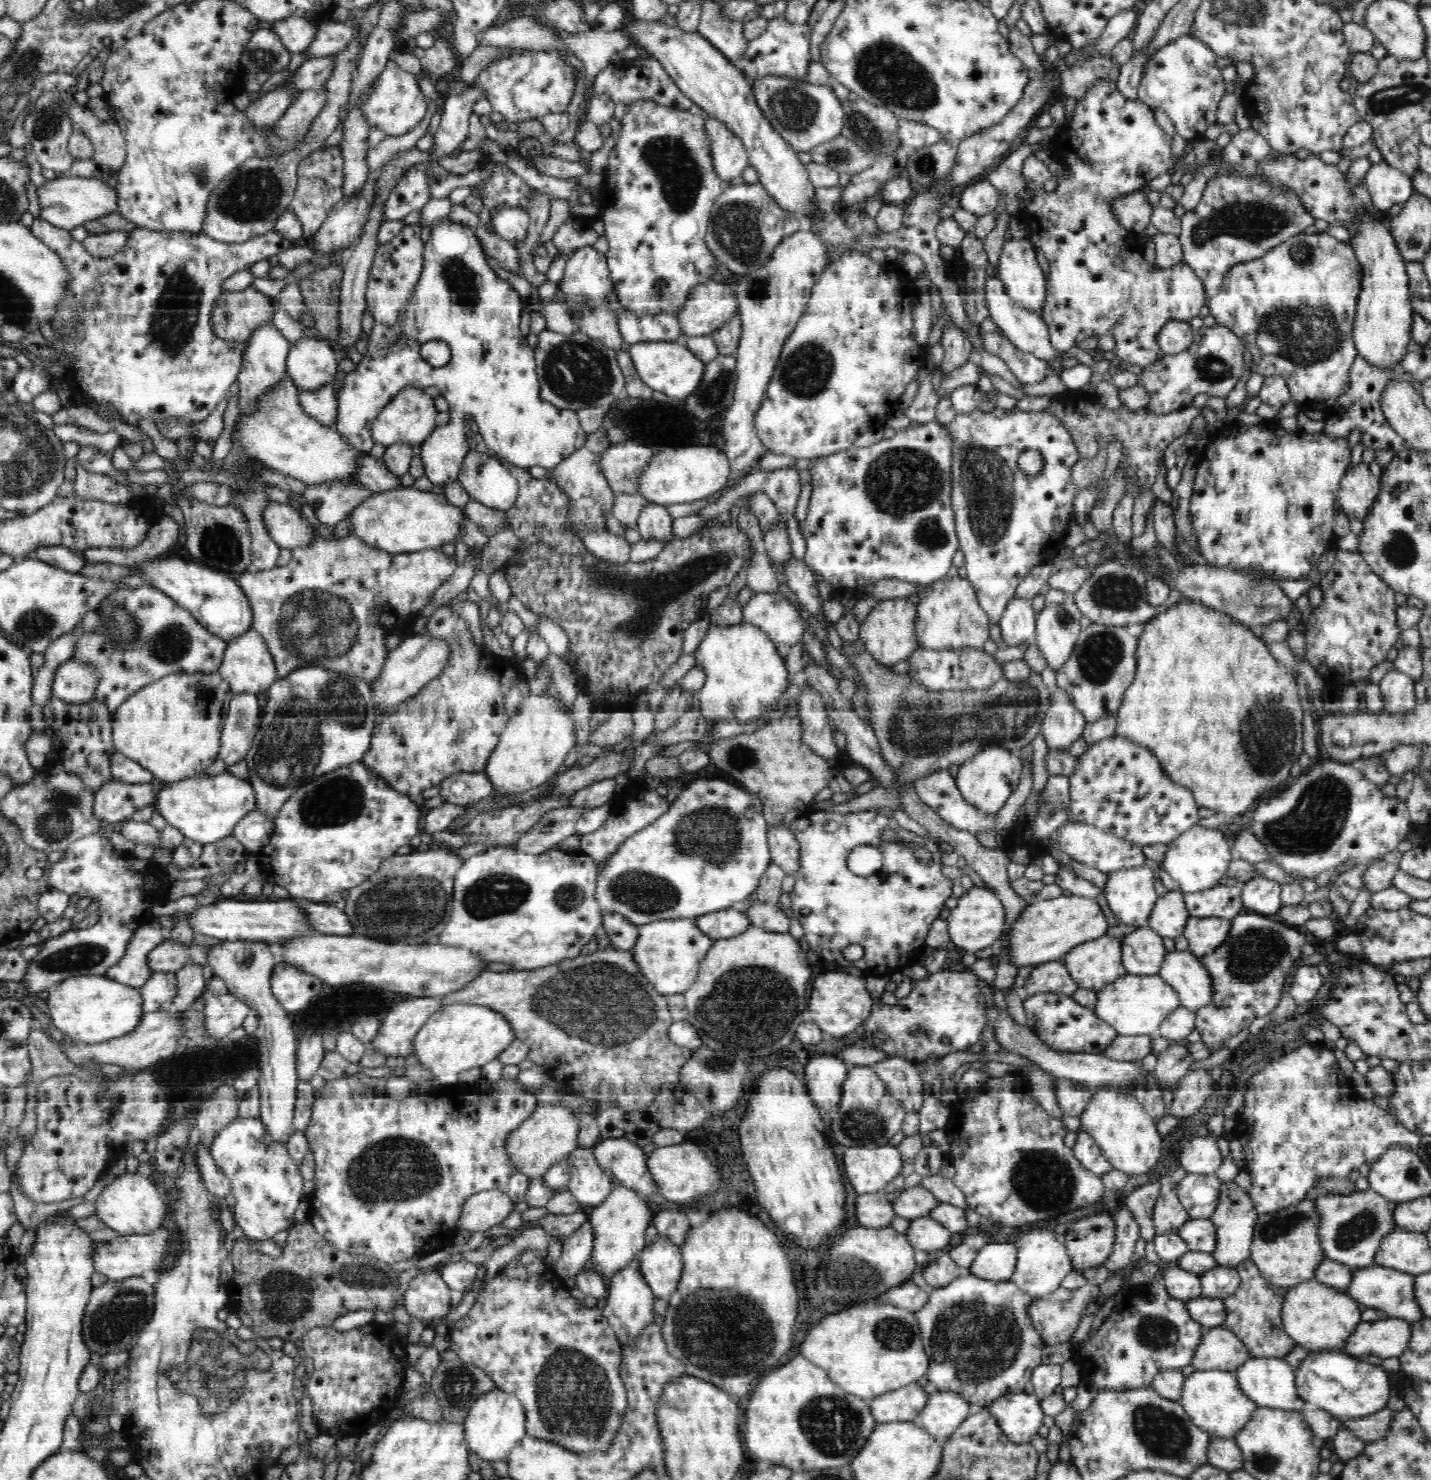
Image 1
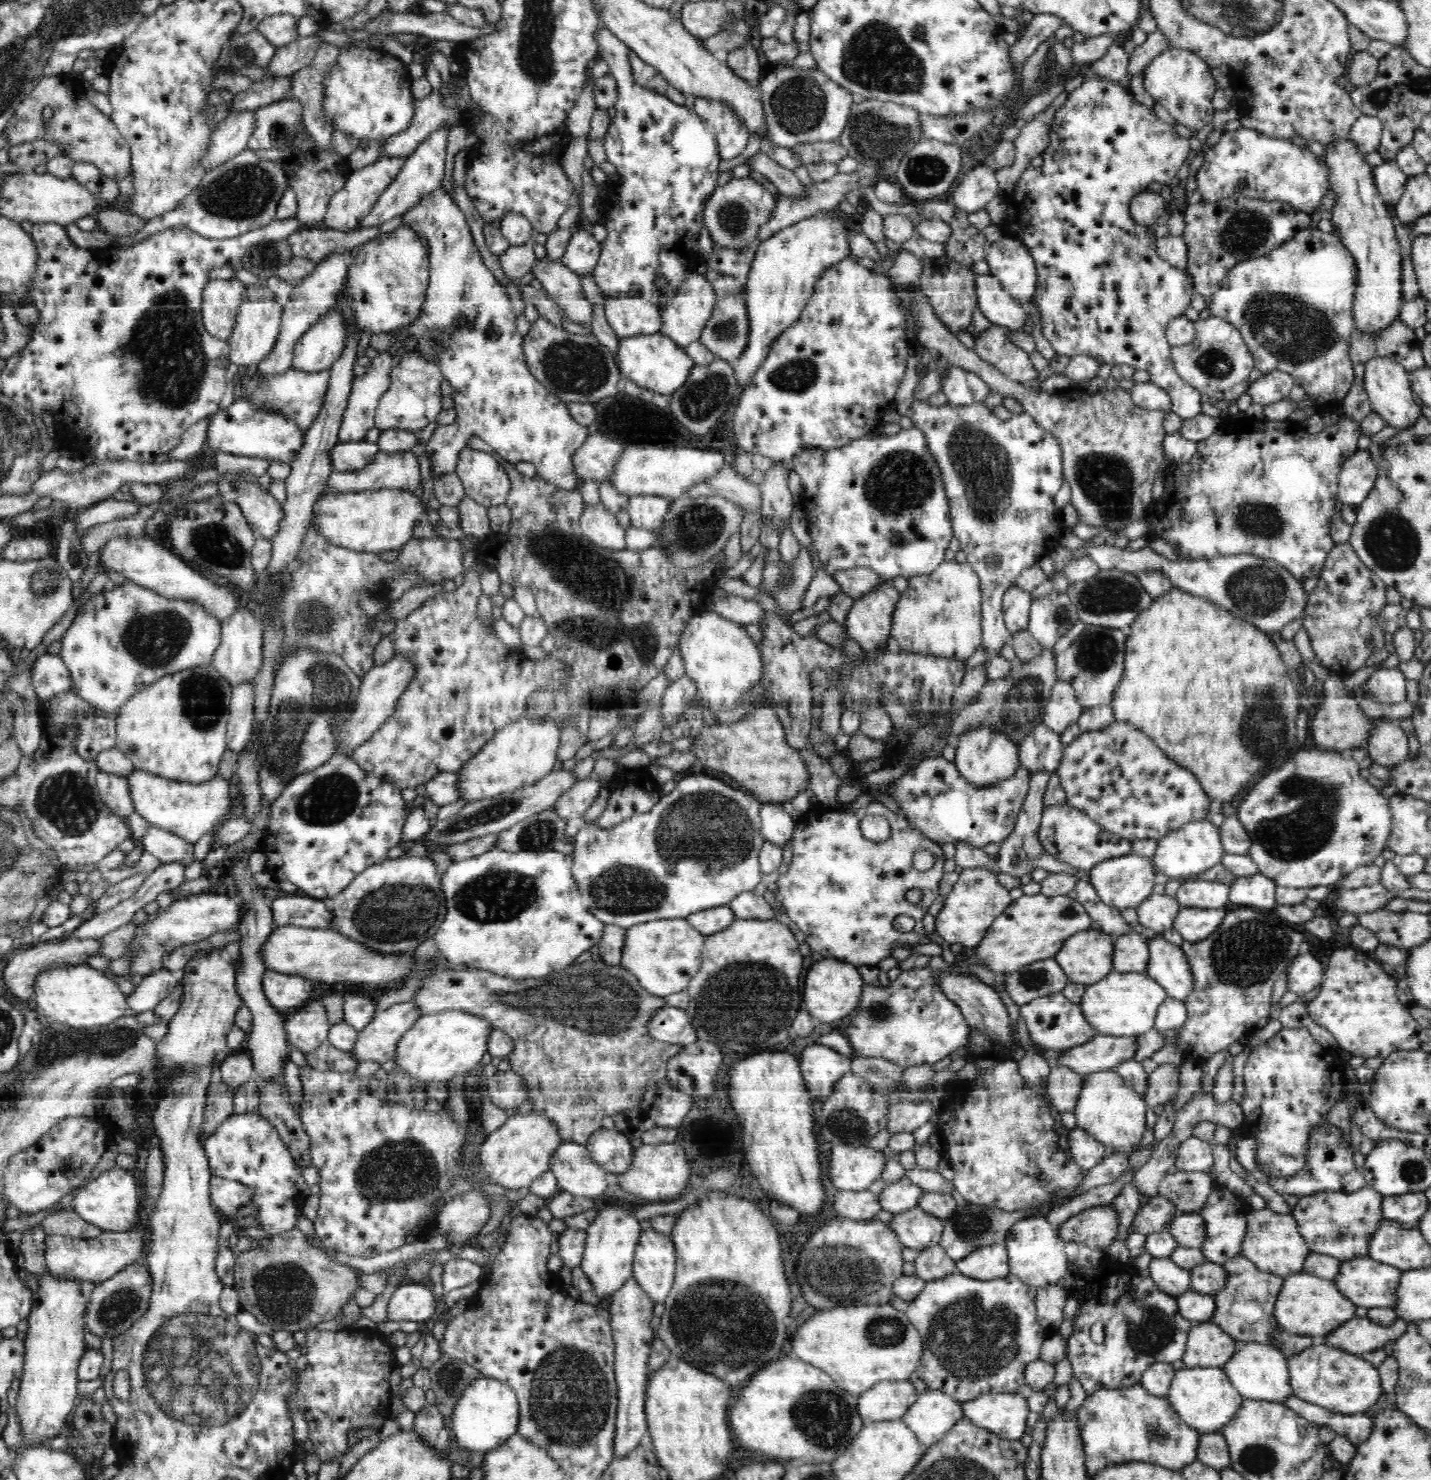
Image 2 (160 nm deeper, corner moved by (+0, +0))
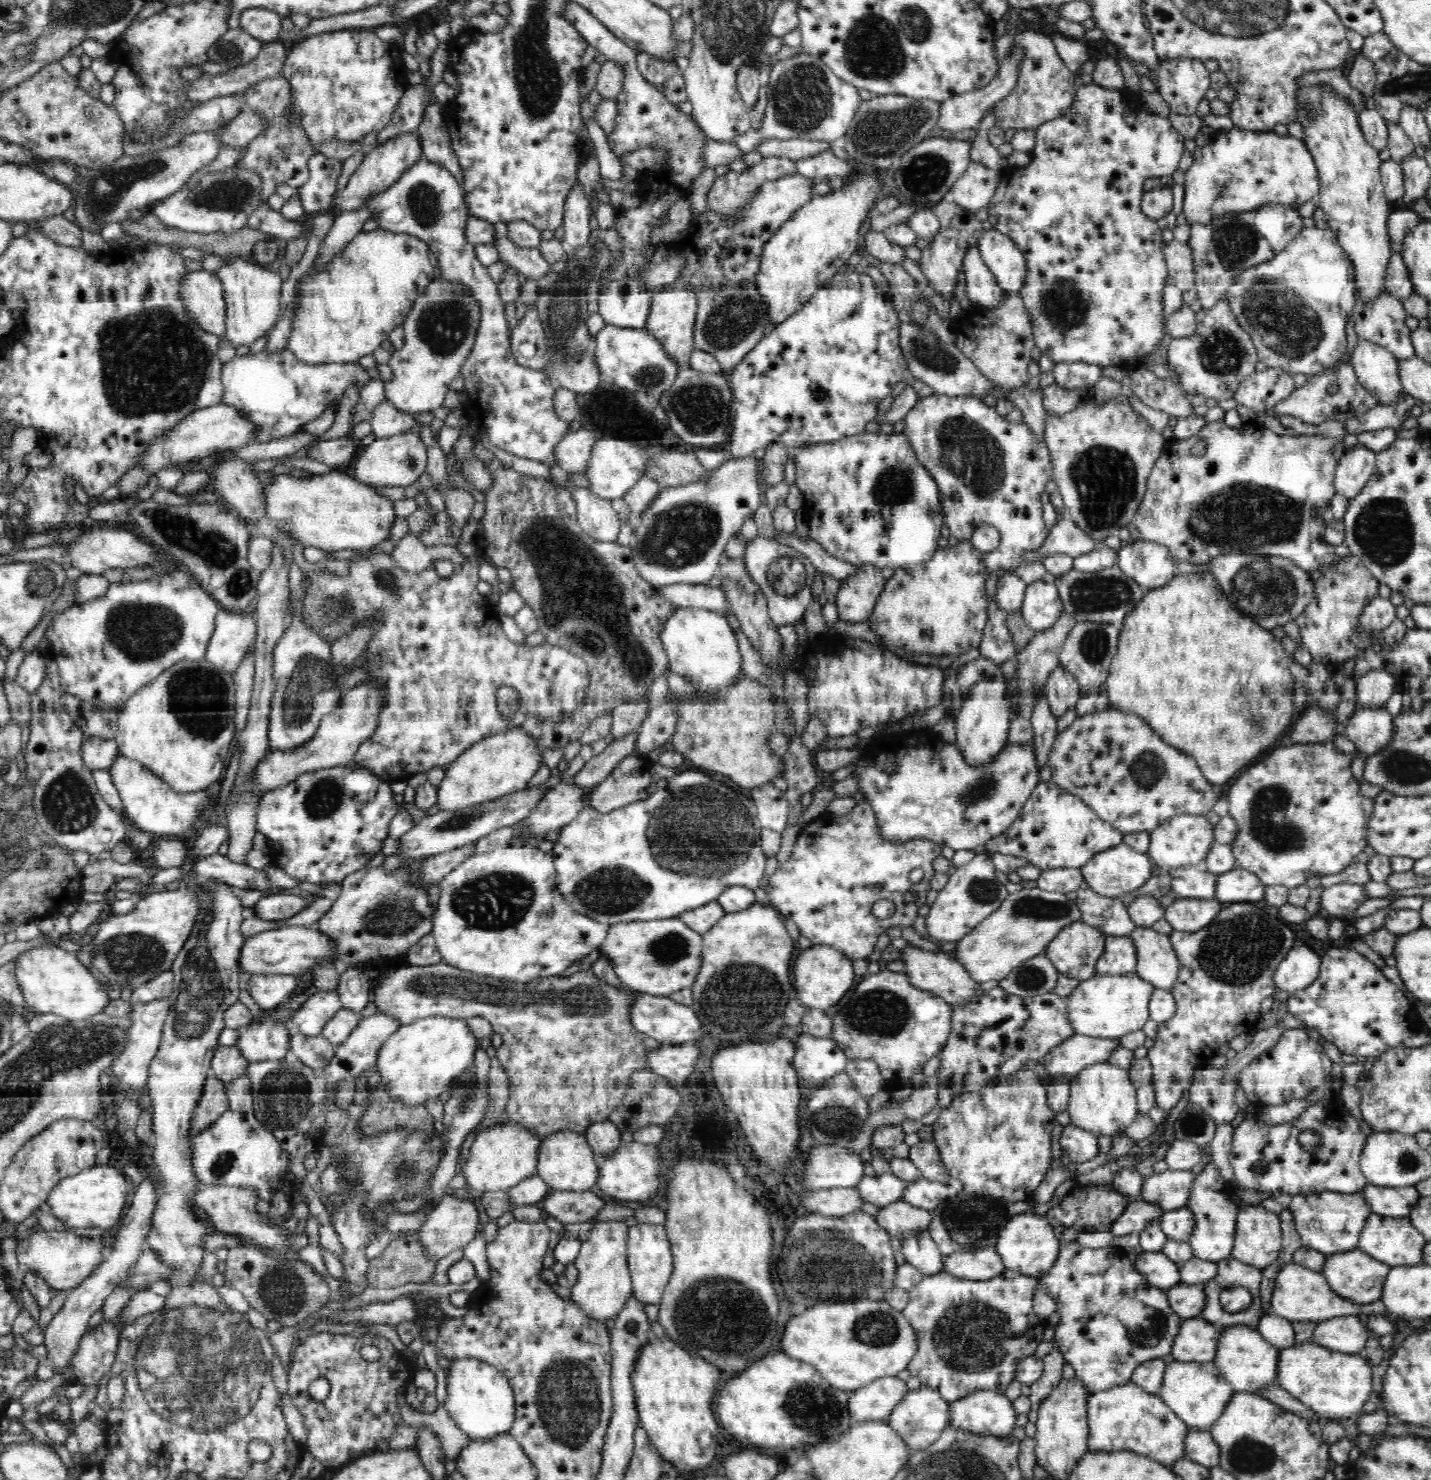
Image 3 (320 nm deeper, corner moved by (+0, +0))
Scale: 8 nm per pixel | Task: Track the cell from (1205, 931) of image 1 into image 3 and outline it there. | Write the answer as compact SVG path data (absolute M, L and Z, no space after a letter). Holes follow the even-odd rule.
M1214 899L1176 900L1166 908L1165 919L1173 930L1194 932L1209 925L1225 904Z

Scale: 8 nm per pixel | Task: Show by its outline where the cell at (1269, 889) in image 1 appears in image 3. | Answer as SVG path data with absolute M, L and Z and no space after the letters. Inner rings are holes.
M1243 868L1218 875L1215 899L1227 905L1231 903L1263 903L1266 896L1266 884L1259 876Z

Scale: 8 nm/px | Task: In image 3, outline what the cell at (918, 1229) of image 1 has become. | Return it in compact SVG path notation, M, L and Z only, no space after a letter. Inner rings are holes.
M904 1200L880 1208L875 1218L880 1228L884 1228L891 1237L896 1236L900 1240L914 1232L927 1231L932 1222L930 1211L915 1208Z

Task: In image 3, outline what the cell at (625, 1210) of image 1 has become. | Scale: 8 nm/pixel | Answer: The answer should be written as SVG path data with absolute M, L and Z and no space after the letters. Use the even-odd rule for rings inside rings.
M624 1221L598 1222L589 1230L588 1238L581 1245L580 1253L575 1261L578 1278L571 1288L570 1300L582 1305L589 1316L605 1323L617 1318L624 1308L625 1301L633 1294L632 1279L628 1268L627 1238L628 1231Z

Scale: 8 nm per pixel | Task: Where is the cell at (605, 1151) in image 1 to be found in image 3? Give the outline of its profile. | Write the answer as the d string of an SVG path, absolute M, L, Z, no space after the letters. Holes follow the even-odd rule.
M608 1120L591 1124L584 1133L590 1148L599 1158L613 1155L622 1144L620 1129Z

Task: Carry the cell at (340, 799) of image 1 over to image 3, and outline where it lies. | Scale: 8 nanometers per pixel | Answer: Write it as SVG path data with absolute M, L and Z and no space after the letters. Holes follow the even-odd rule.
M355 763L348 765L341 765L335 768L320 768L313 772L302 773L296 780L290 781L289 784L282 785L279 788L266 792L261 796L256 809L256 828L258 832L262 832L269 841L270 851L267 853L269 864L271 866L280 867L286 874L299 879L300 881L308 881L314 884L319 884L322 881L331 881L333 883L341 883L345 876L363 869L366 863L377 854L380 854L382 848L382 840L388 838L388 822L394 818L394 814L398 812L397 802L394 802L394 794L390 790L390 786L386 782L378 779L372 772L367 769L360 769L355 767Z

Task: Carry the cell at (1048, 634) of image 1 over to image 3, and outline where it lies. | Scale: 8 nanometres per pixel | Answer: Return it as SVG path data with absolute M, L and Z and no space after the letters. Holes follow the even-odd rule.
M1040 579L1028 585L1019 611L1030 628L1048 630L1064 612L1055 583Z

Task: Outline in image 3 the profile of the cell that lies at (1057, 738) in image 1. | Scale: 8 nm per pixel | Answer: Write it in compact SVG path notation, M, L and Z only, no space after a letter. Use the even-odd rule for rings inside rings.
M1058 665L1044 686L1044 698L1048 700L1055 718L1060 718L1066 710L1075 709L1081 697L1080 685L1068 671Z

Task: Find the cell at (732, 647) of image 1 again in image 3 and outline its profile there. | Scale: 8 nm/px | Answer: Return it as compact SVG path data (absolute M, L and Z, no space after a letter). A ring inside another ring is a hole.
M680 608L664 624L660 634L669 668L690 681L697 690L708 694L709 699L714 699L714 694L726 692L740 676L742 660L734 631L725 615L706 609Z

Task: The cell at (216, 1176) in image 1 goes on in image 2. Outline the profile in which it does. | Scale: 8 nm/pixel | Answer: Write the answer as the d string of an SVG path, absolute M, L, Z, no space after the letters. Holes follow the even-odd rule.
M210 1176L210 1193L214 1208L224 1216L234 1217L238 1209L253 1200L253 1192L244 1184L229 1179Z

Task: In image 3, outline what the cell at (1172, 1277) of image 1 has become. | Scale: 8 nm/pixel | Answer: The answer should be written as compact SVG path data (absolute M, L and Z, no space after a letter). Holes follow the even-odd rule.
M1142 1251L1133 1264L1150 1284L1164 1291L1181 1283L1178 1264L1169 1260L1162 1252Z

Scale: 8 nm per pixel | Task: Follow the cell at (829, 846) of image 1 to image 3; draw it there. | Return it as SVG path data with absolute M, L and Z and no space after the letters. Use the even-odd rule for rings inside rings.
M866 800L856 803L856 806L846 814L832 814L831 812L823 809L820 816L812 819L801 828L798 834L798 839L794 844L792 856L790 856L788 861L780 863L779 868L769 875L769 883L764 887L764 889L769 896L769 904L775 909L778 909L780 914L784 915L786 919L794 920L800 929L801 934L806 936L806 938L809 938L813 945L828 945L829 947L836 948L837 951L844 950L842 953L844 953L844 955L846 955L851 961L856 958L866 960L869 959L870 954L872 954L872 950L874 950L874 944L876 944L878 934L886 932L886 928L888 928L888 926L898 926L900 929L912 926L912 920L918 916L918 908L920 908L920 906L926 902L926 892L930 890L931 878L934 876L934 873L936 873L931 865L932 860L941 856L942 849L943 848L938 844L925 839L913 839L908 840L907 842L888 840L888 838L885 838L882 835L882 832L879 832L879 823L878 820L876 820L875 811L871 807L871 804ZM914 868L923 869L923 880L920 883L912 883L908 877ZM908 890L915 890L917 892L918 896L916 896L916 900L914 900L914 902L904 901L904 894L906 894ZM884 898L894 902L895 912L891 916L888 916L888 918L872 920L872 904L874 904L874 902L878 902L878 900L884 900Z

